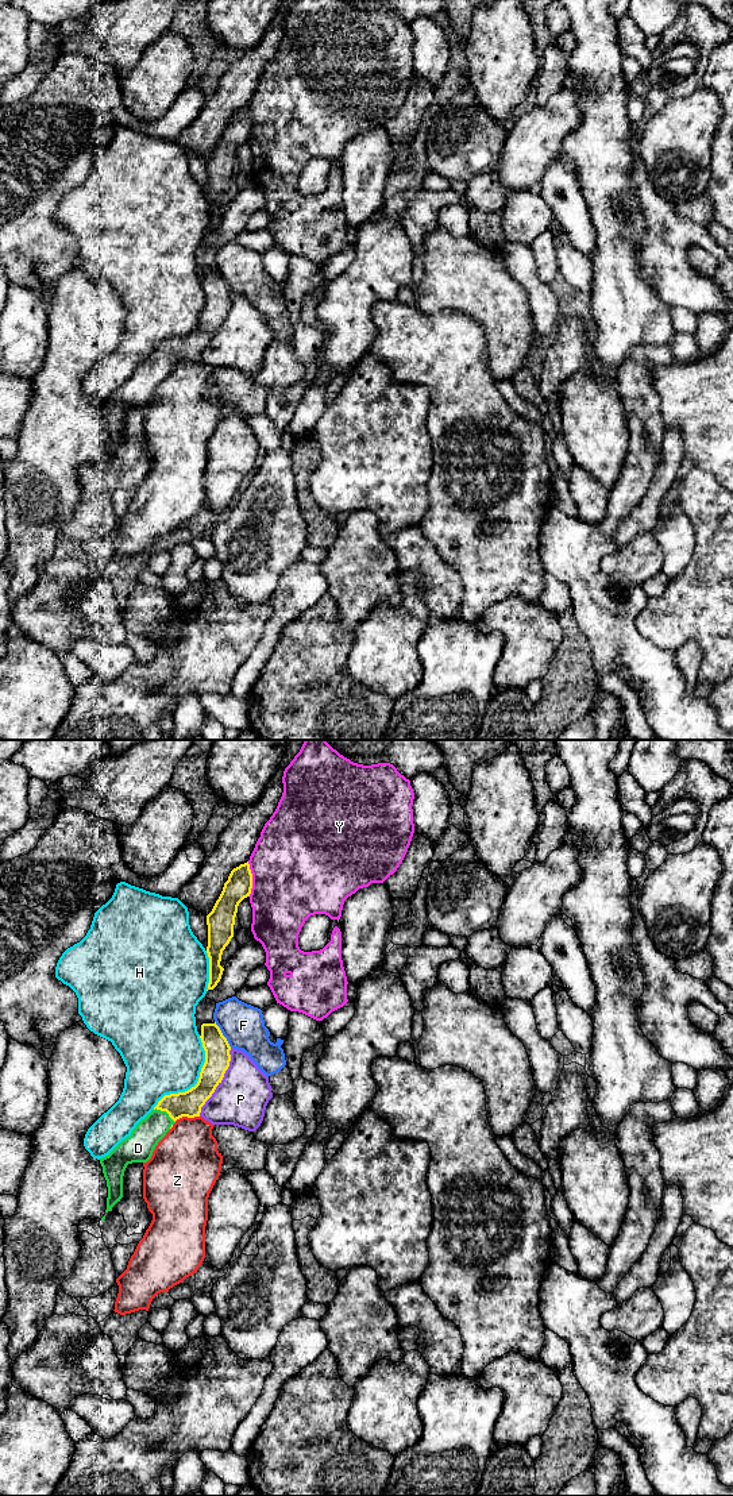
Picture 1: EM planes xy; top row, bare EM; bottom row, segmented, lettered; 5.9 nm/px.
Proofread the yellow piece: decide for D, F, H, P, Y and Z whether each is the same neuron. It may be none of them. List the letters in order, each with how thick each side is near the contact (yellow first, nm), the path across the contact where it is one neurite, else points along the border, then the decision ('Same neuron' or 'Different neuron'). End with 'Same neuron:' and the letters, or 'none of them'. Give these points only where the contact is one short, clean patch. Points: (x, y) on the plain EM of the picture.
D: Thickness 150 nm (yellow) against 170 nm. Path across: xy (188, 347), (165, 354), (164, 361), (149, 376). Same neuron
F: Thickness 150 nm (yellow) against 260 nm. Different neuron
H: Thickness 150 nm (yellow) against 460 nm. Different neuron
P: Thickness 150 nm (yellow) against 320 nm. Different neuron
Y: Thickness 150 nm (yellow) against 500 nm. Different neuron
Z: Thickness 150 nm (yellow) against 380 nm. Boundary: xy (199, 359), (180, 361), (174, 365). Different neuron
Same neuron: D

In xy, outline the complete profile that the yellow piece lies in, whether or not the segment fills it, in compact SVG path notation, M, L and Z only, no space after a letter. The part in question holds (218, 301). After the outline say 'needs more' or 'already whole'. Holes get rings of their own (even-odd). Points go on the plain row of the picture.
M215 267L201 269L201 286L205 294L205 306L198 325L185 336L165 339L154 354L142 363L131 379L123 383L108 400L100 402L107 424L107 454L123 442L123 420L128 408L147 406L158 386L182 360L200 360L201 351L221 327L231 305L231 290Z; needs more

